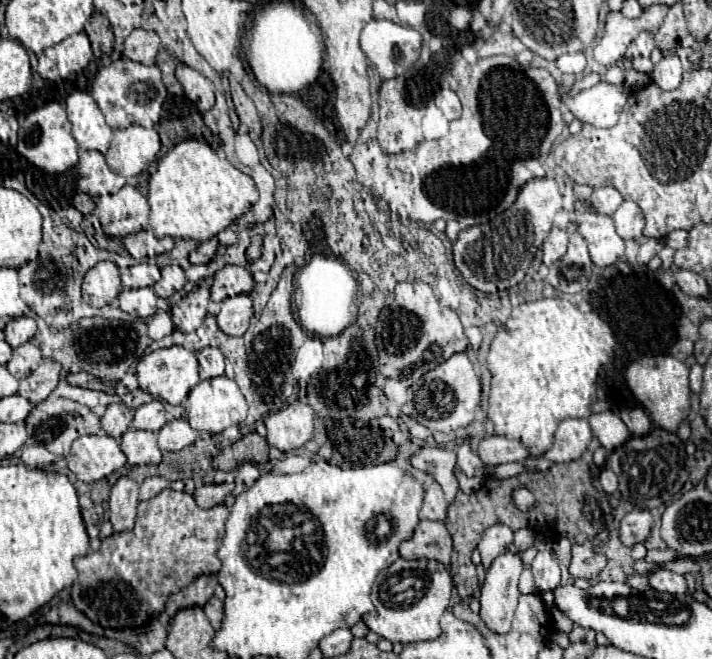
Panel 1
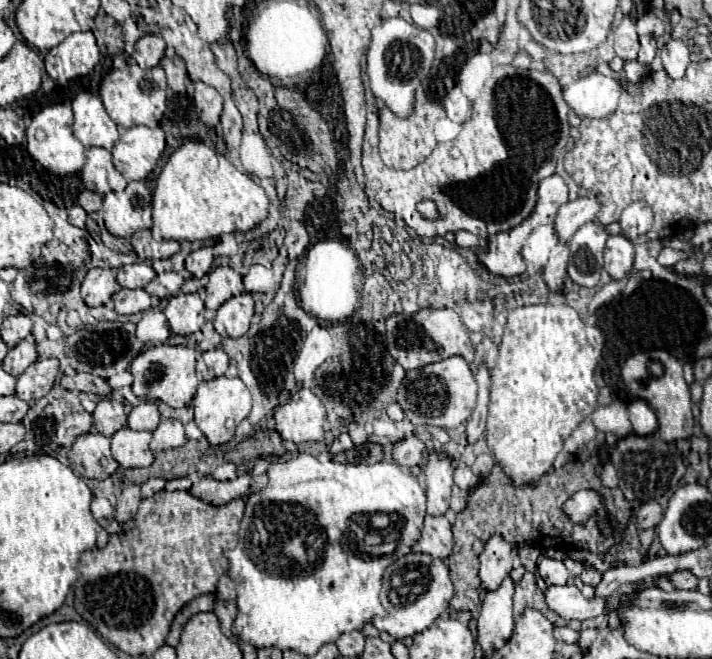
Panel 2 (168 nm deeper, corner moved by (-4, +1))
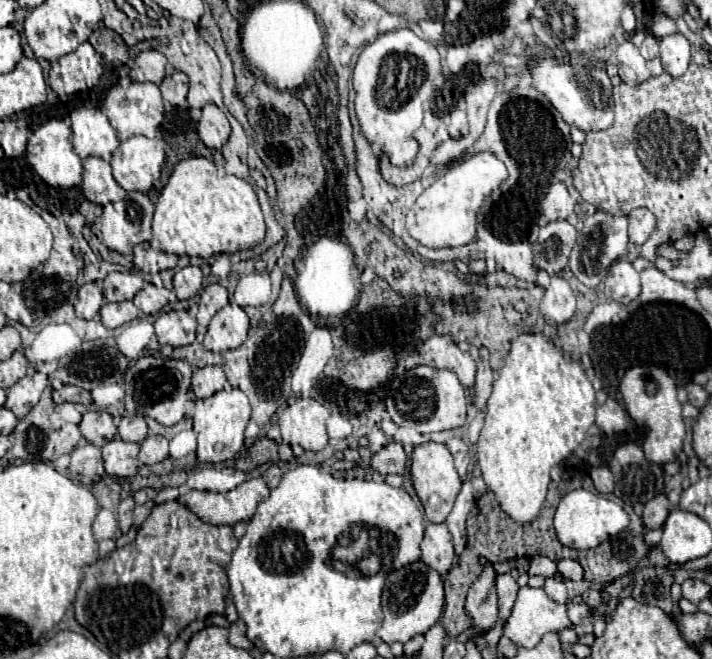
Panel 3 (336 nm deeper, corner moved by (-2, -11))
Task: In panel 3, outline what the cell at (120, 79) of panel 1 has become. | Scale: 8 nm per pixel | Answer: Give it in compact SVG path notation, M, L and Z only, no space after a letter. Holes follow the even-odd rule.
M132 82L128 88L122 86L114 86L106 100L104 100L104 112L112 124L112 128L116 130L118 136L119 146L120 142L128 140L130 136L146 136L146 138L154 138L154 130L158 130L162 118L164 118L164 102L160 96L160 88L152 82Z

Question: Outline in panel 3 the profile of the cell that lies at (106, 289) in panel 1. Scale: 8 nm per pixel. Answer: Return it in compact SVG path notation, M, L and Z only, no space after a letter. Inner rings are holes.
M90 282L90 284L80 286L80 290L78 290L78 300L76 300L74 308L76 308L76 314L78 314L80 318L92 320L92 318L98 316L100 308L104 306L104 302L106 302L106 300L104 300L102 290L100 290L94 282Z

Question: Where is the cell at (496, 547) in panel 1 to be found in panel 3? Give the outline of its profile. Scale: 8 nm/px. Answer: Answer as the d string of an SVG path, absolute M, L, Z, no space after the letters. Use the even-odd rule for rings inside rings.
M484 570L476 582L470 586L466 598L466 612L472 618L476 630L490 630L498 620L498 606L496 606L496 572Z

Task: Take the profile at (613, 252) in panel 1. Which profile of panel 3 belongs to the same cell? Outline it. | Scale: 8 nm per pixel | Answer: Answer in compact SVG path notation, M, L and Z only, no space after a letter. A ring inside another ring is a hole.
M616 260L610 266L608 276L604 278L606 296L614 298L622 304L632 302L640 294L640 278L634 266L628 260Z

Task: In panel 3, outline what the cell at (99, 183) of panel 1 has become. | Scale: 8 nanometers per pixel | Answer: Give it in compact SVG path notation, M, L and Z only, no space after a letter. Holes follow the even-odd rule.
M86 158L84 162L84 180L82 180L82 192L84 196L100 206L106 206L108 202L122 200L128 194L128 190L122 190L118 182L112 178L112 168L108 162L100 158Z

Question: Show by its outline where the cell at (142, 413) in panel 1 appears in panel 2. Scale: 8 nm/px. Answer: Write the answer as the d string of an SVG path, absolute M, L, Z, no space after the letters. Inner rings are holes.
M140 402L128 412L128 426L132 430L154 430L160 424L160 412L154 402Z

